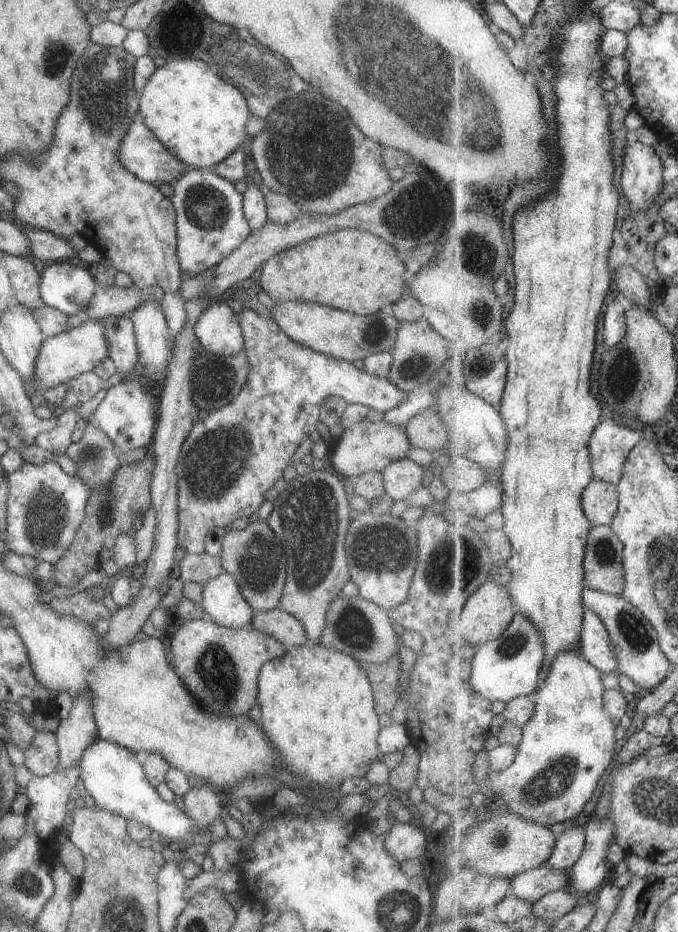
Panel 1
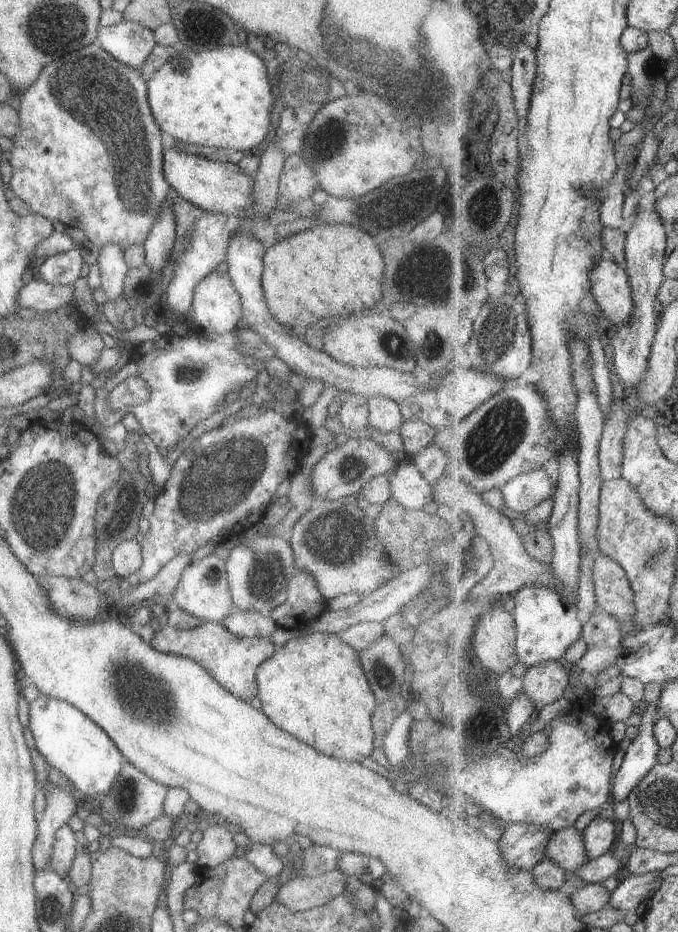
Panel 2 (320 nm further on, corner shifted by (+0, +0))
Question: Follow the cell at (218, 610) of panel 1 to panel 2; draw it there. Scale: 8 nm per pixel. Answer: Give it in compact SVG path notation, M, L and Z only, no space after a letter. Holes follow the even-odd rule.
M213 553L189 563L181 572L173 594L169 596L170 607L184 610L204 622L219 622L233 610L224 561L218 559Z

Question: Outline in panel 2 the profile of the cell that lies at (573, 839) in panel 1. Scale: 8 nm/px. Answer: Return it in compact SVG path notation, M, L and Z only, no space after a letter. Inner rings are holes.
M596 817L583 830L586 847L591 859L613 850L619 842L619 824L604 817Z

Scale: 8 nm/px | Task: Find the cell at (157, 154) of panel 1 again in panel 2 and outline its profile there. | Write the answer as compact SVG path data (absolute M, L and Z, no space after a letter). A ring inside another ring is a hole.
M175 147L164 148L162 155L164 179L183 200L205 212L223 213L225 216L240 216L250 208L254 178L252 175L242 173L237 165L212 161L177 150Z

